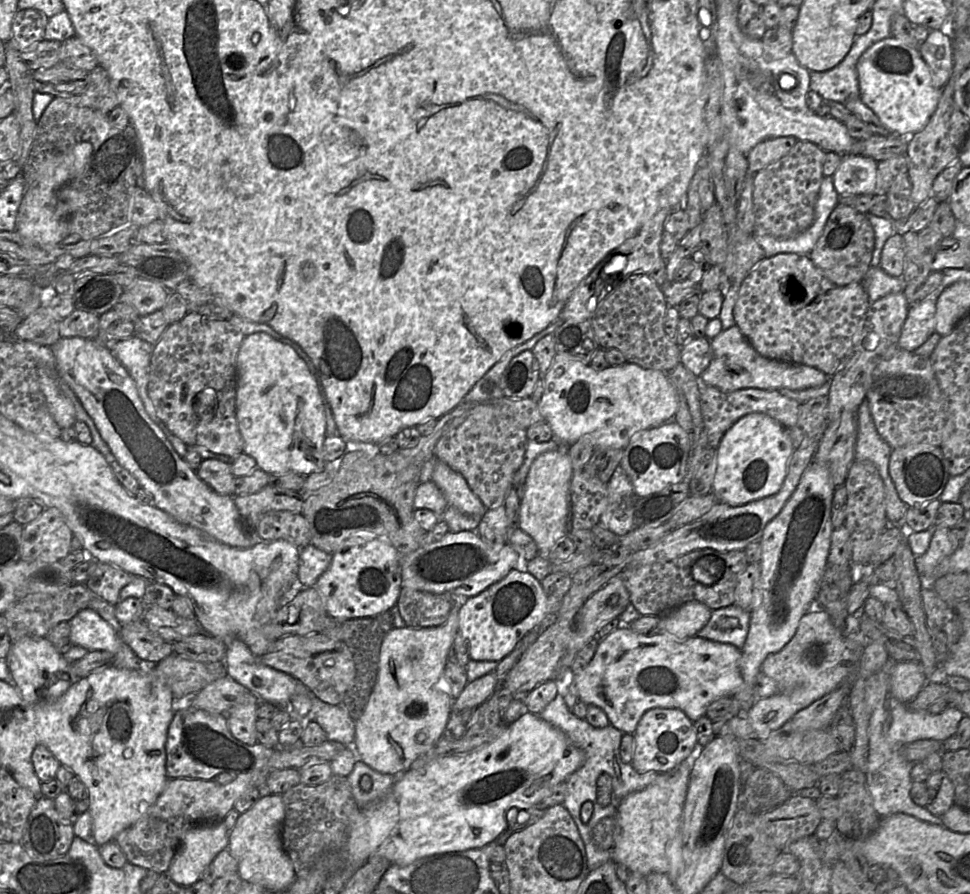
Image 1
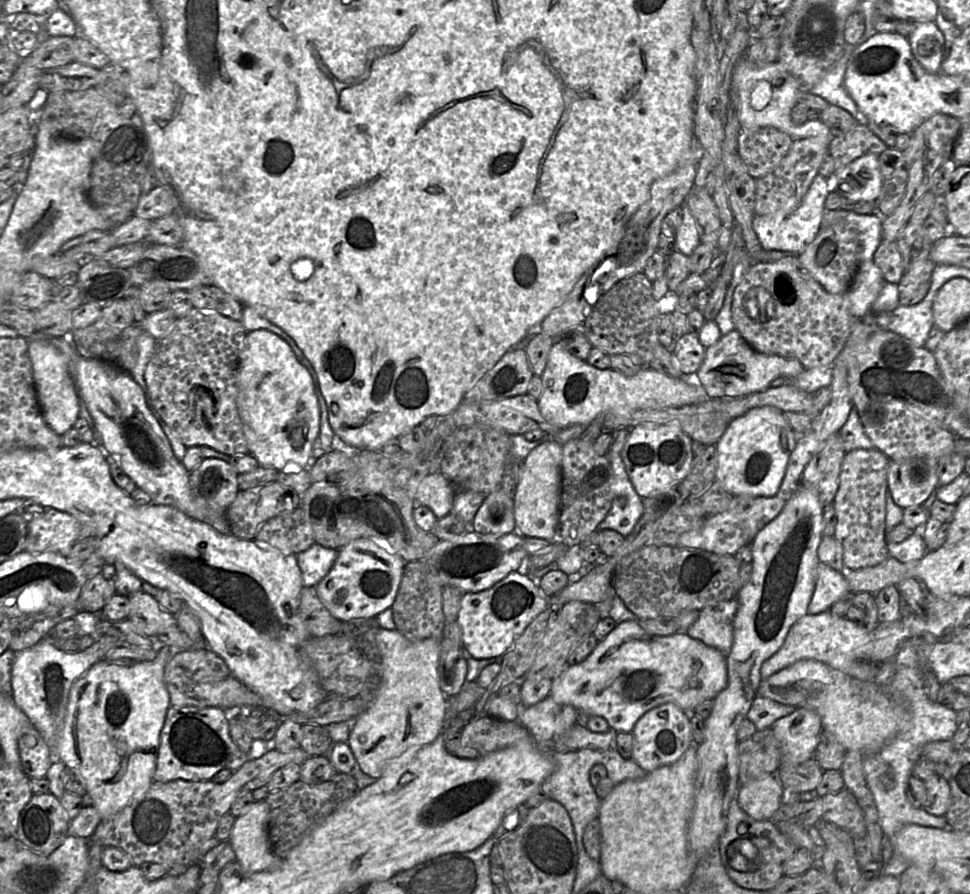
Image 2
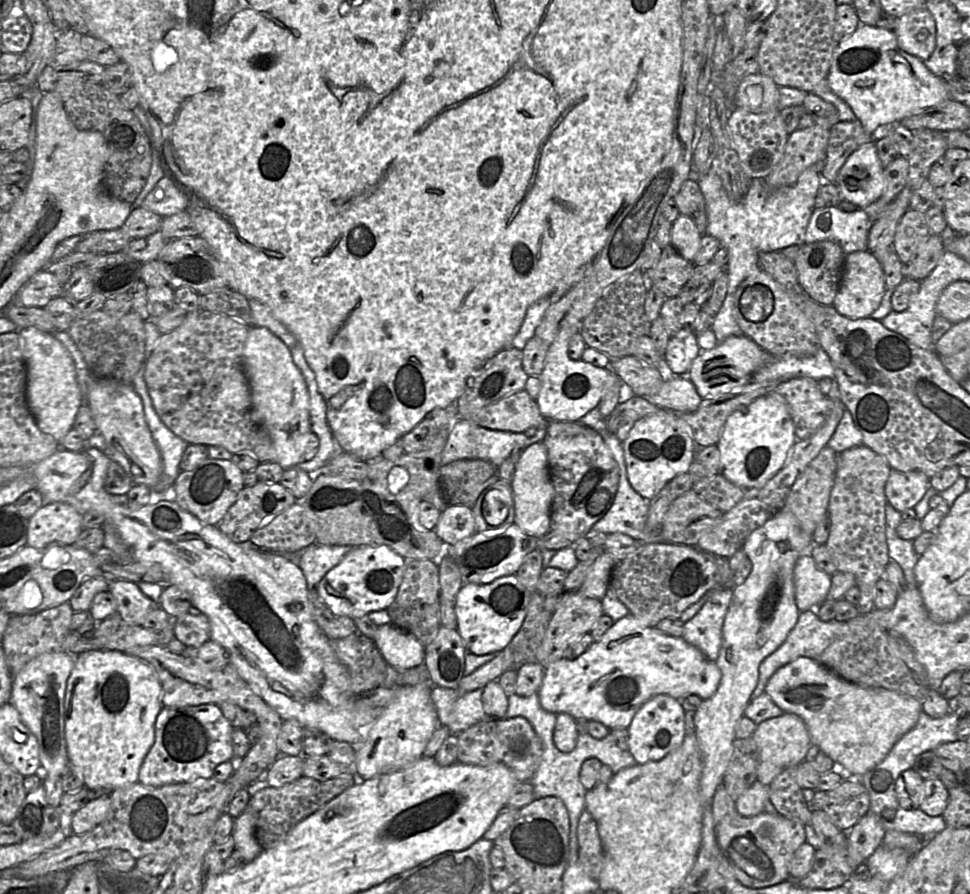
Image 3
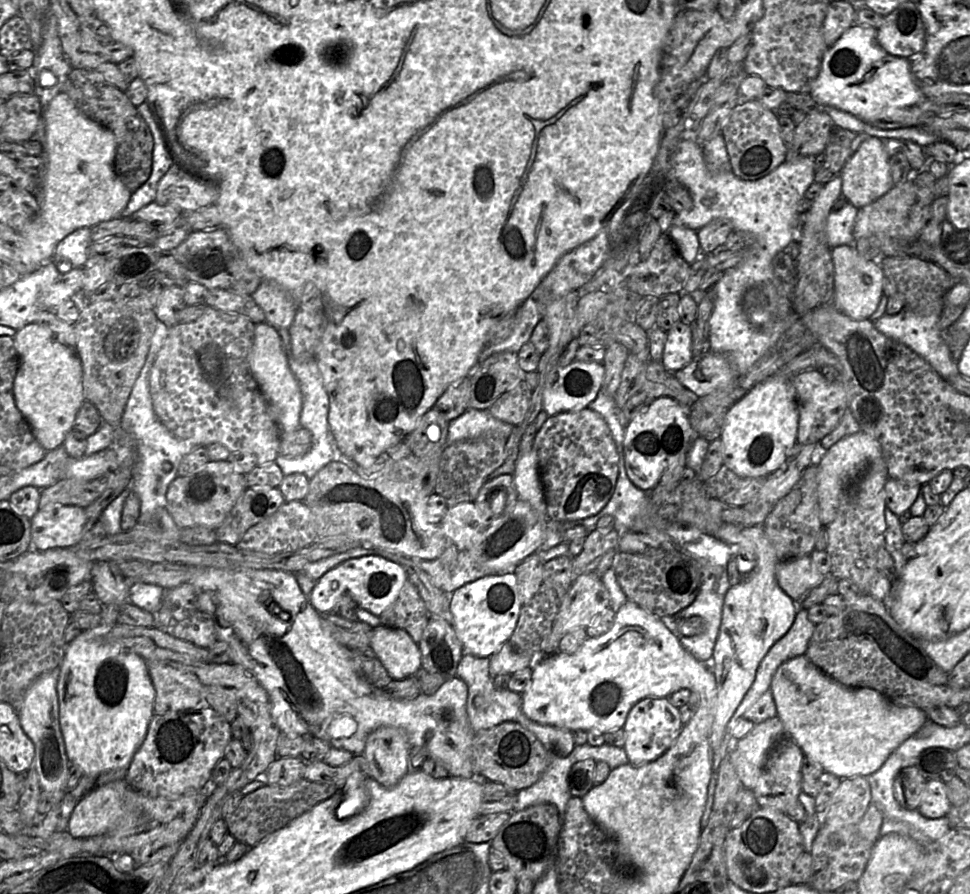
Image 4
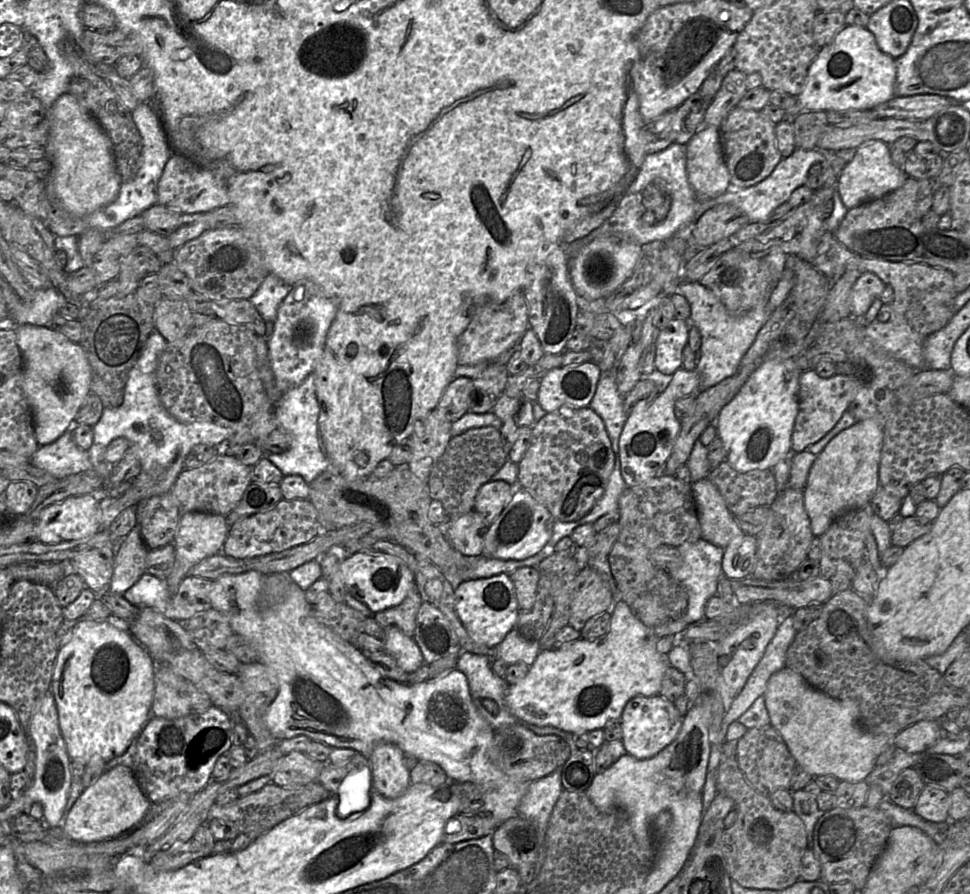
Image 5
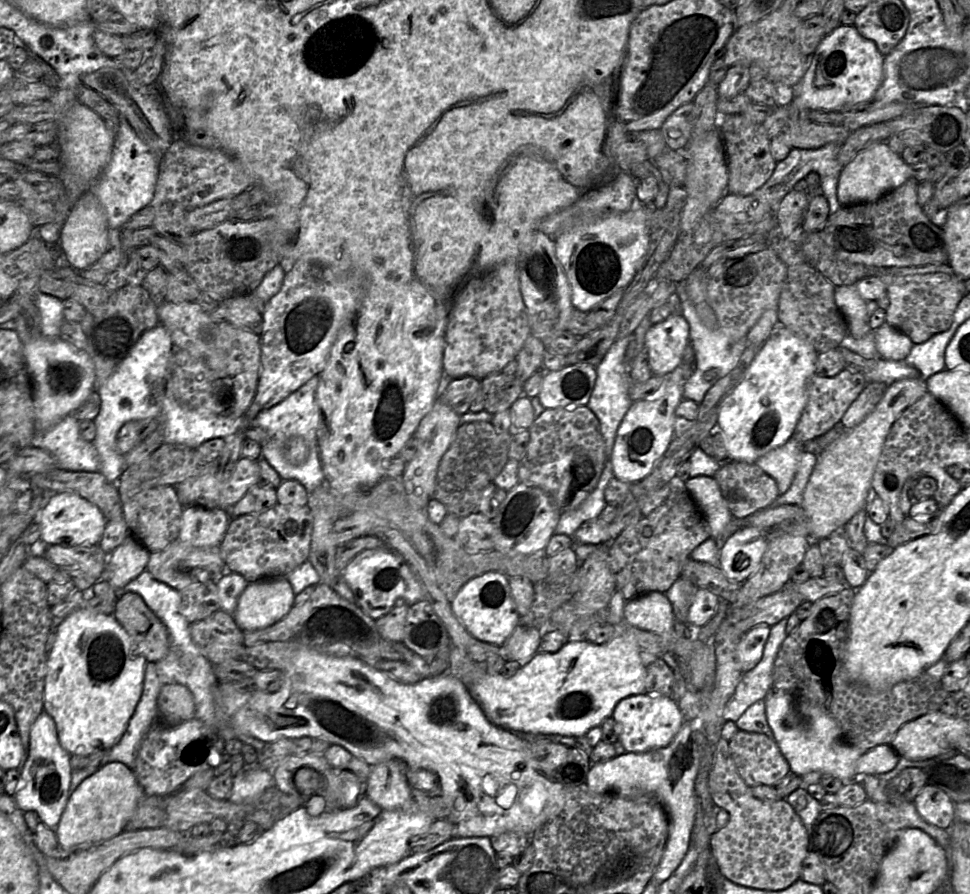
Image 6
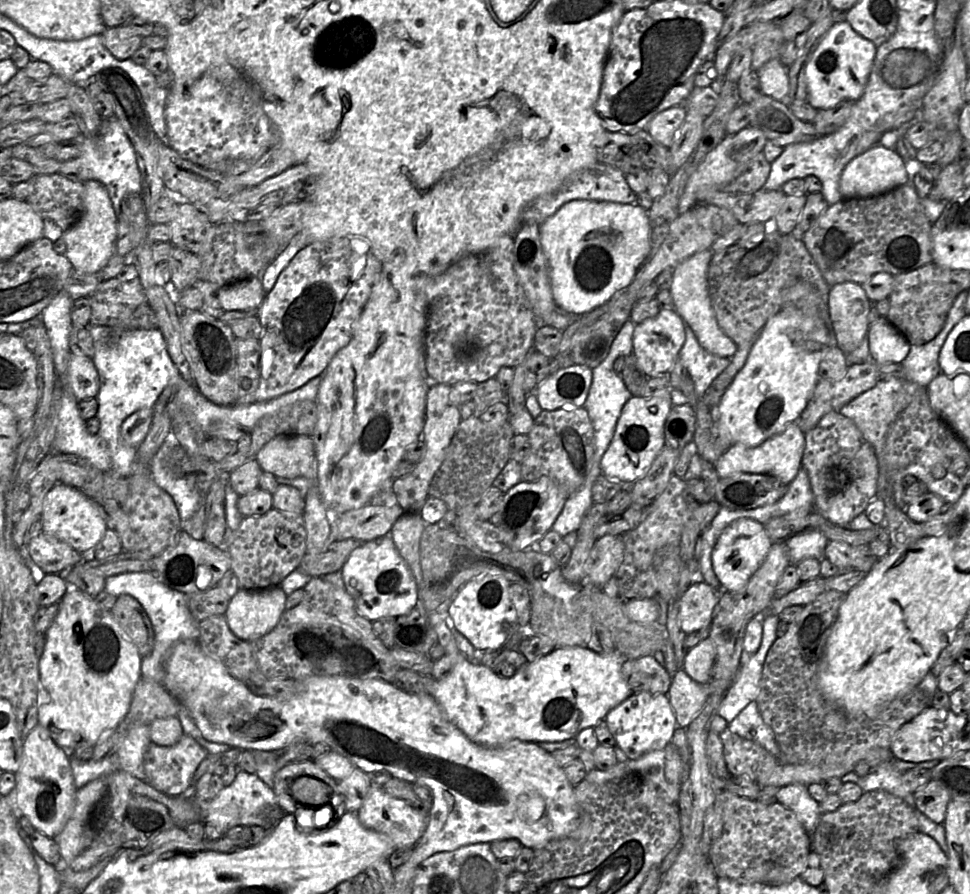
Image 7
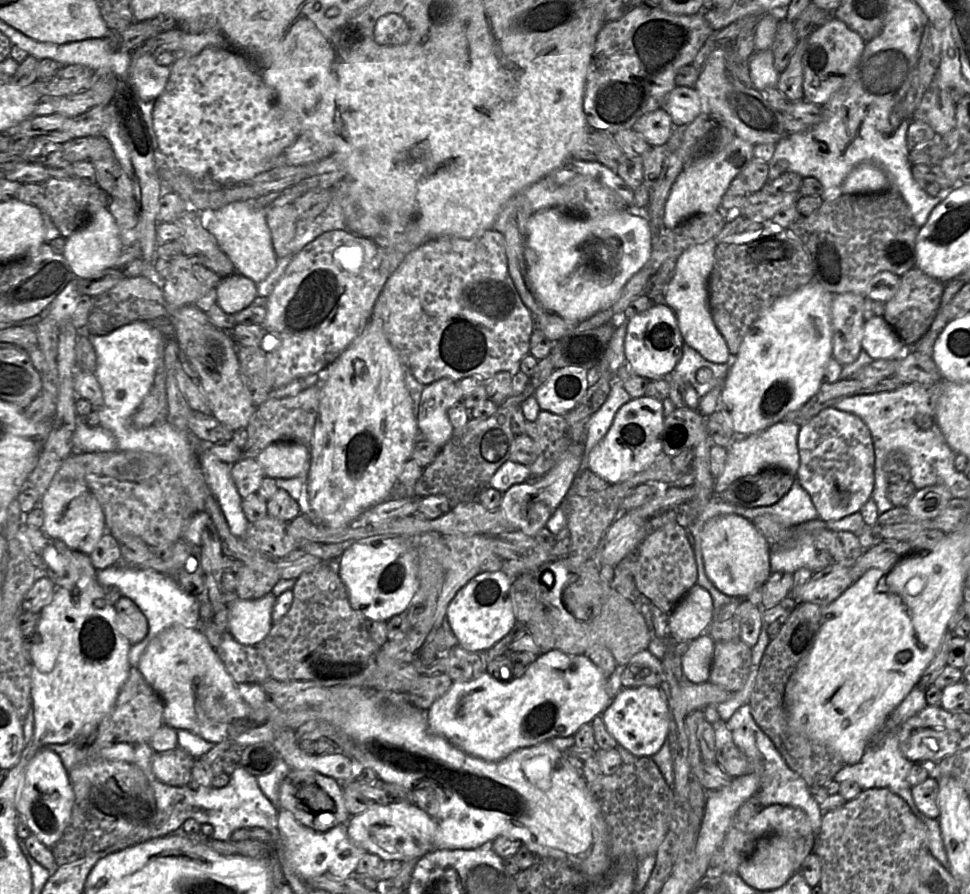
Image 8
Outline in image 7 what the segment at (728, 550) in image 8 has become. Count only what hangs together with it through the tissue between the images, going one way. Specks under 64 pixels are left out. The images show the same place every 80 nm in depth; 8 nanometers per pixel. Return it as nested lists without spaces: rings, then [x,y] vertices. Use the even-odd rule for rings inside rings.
[[[740,518],[729,524],[719,535],[712,551],[712,567],[724,591],[741,590],[766,558],[773,541],[761,523]]]

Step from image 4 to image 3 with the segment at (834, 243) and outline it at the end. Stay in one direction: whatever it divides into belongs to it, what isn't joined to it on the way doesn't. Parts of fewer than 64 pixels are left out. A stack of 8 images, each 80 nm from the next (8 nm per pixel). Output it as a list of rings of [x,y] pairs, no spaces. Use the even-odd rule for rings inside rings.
[[[838,207],[816,208],[807,226],[805,243],[832,240],[841,246],[845,254],[856,251],[866,251],[868,234],[873,222],[873,219],[862,209],[846,212]]]

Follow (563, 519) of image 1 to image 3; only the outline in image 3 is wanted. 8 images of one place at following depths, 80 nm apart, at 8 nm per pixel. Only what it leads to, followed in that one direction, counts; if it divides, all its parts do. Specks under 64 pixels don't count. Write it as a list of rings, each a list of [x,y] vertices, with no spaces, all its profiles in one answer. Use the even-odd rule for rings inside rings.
[[[543,442],[525,448],[515,465],[511,487],[514,500],[514,523],[536,539],[551,530],[551,507],[554,488],[550,478],[547,448]]]

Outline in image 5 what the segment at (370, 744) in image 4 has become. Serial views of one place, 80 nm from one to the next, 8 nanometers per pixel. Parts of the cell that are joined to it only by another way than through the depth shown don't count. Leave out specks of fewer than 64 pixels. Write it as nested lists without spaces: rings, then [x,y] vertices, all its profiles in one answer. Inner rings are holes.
[[[391,742],[378,743],[370,757],[372,789],[386,798],[397,798],[411,785],[404,751]]]

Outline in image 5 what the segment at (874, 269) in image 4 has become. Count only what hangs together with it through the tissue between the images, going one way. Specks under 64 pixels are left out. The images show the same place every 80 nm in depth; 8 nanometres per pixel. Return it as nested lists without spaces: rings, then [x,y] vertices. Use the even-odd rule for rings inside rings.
[[[862,273],[851,289],[851,316],[864,317],[874,300],[882,294],[885,285],[877,275]]]

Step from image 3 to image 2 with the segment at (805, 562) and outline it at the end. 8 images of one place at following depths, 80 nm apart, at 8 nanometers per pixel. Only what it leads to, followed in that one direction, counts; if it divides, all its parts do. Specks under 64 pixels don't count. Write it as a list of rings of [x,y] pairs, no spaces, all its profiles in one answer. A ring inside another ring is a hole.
[[[819,563],[815,589],[808,605],[809,614],[818,614],[830,607],[849,592],[849,584],[843,572]]]

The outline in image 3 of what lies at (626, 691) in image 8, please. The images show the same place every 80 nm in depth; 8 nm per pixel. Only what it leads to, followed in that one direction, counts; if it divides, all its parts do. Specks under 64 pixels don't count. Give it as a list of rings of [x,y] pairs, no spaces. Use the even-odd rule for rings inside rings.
[[[667,695],[654,696],[638,710],[627,730],[629,751],[638,764],[661,760],[684,742],[687,735],[685,709],[676,698]]]

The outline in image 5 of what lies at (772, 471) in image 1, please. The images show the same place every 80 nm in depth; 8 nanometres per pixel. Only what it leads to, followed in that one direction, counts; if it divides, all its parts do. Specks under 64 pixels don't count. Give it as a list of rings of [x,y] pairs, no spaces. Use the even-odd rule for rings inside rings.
[[[795,358],[763,361],[751,373],[735,397],[722,408],[718,416],[718,436],[725,448],[725,460],[735,470],[747,472],[754,469],[772,469],[780,460],[791,455],[801,372]]]

